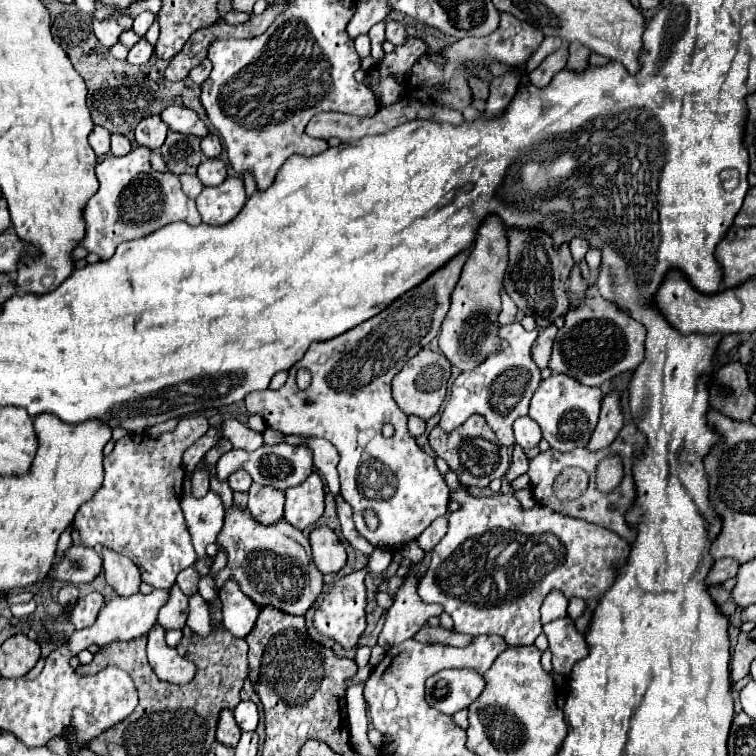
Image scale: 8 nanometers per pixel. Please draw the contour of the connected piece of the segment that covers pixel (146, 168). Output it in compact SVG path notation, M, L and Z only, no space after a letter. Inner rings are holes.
M138 146L126 156L112 156L102 160L96 166L96 176L100 188L82 208L86 236L78 242L78 246L98 254L100 258L110 258L118 244L148 236L166 224L182 220L198 226L202 222L194 200L190 200L182 192L178 176L172 172L156 172L150 168L148 148Z

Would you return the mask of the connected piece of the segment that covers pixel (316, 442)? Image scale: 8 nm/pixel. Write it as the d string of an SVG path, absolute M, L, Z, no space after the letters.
M310 438L306 446L312 450L314 466L318 468L318 472L322 472L322 478L326 480L330 492L338 494L340 492L340 482L338 482L338 472L336 472L338 450L328 440L322 440L322 438Z

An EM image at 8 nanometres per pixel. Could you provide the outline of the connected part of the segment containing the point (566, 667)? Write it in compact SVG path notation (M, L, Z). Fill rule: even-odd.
M560 618L544 624L544 634L550 642L552 666L558 674L570 674L576 660L588 656L586 638L576 630L572 618Z

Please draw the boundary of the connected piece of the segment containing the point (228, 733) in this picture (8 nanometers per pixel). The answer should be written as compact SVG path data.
M222 710L218 718L218 728L216 728L216 740L228 746L236 746L240 740L240 726L236 724L232 710Z

